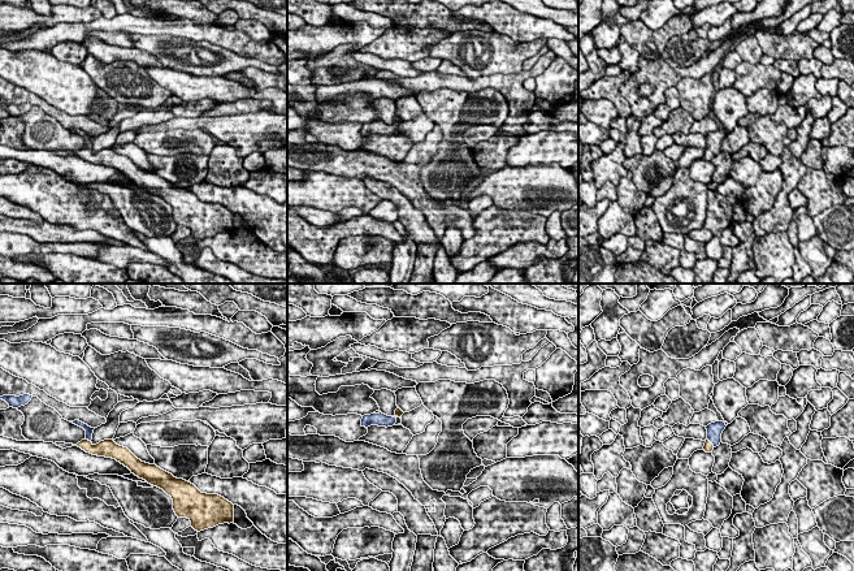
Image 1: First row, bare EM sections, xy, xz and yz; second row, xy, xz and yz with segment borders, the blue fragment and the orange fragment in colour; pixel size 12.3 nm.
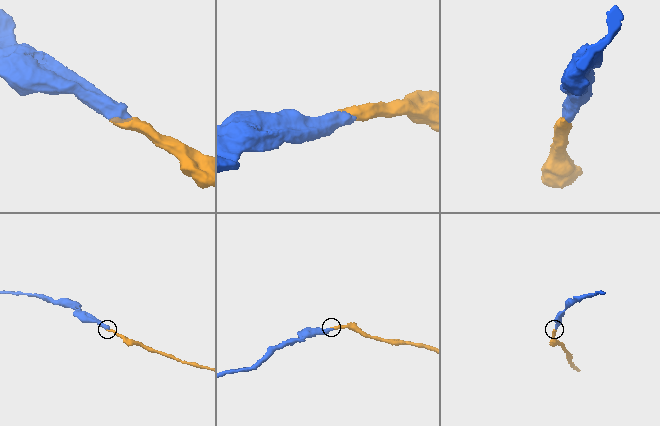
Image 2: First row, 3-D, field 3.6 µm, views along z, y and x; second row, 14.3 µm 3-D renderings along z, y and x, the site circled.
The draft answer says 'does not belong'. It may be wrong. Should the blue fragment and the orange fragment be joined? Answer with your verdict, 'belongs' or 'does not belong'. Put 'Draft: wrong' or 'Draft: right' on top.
Draft: wrong
belongs

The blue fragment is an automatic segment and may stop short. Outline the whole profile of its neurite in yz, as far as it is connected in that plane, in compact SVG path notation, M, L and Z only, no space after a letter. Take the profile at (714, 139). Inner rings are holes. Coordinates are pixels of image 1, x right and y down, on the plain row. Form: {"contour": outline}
{"contour": "M715 130L711 131L706 135L707 138L707 147L703 155L703 159L706 161L711 161L716 155L720 153L721 151L721 142L725 138L725 131L724 130Z"}

